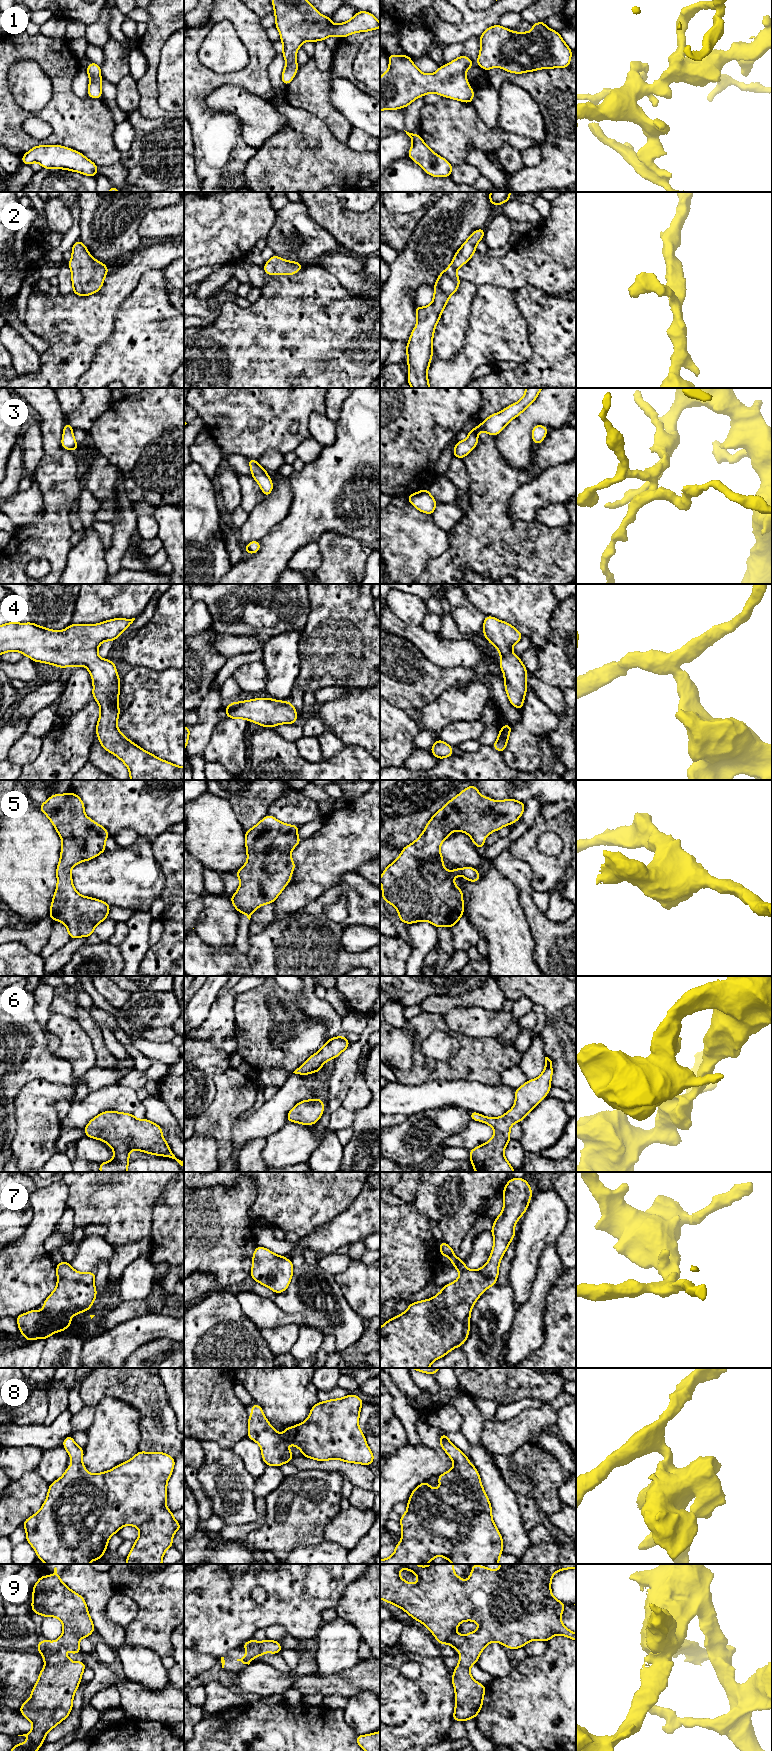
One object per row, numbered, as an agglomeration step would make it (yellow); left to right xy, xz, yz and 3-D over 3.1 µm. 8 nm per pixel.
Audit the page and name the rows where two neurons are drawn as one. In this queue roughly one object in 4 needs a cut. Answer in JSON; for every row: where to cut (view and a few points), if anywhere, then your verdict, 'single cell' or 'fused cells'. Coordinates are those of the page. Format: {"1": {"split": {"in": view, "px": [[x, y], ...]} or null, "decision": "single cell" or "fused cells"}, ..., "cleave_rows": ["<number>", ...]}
{"1": {"split": null, "decision": "single cell"}, "2": {"split": null, "decision": "single cell"}, "3": {"split": null, "decision": "single cell"}, "4": {"split": null, "decision": "single cell"}, "5": {"split": null, "decision": "single cell"}, "6": {"split": null, "decision": "single cell"}, "7": {"split": null, "decision": "single cell"}, "8": {"split": null, "decision": "single cell"}, "9": {"split": null, "decision": "single cell"}, "cleave_rows": []}

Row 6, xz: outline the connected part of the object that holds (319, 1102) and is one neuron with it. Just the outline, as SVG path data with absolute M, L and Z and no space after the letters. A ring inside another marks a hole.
M320 1098L300 1101L287 1113L287 1121L313 1125L319 1121L324 1108L324 1102Z

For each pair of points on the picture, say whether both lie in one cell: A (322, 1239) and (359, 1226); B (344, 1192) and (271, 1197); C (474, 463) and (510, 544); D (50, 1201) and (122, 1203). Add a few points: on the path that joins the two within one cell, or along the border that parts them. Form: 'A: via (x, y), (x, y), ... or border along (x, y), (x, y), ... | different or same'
A: via (331, 1236), (350, 1226) | same
B: via (326, 1192), (293, 1192), (289, 1194) | same
C: via (490, 483), (492, 524) | same
D: border along (64, 1182), (67, 1187), (67, 1208) | different

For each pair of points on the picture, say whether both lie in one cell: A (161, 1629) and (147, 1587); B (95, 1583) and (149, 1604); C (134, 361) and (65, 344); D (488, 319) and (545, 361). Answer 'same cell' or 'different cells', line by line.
A: same cell
B: different cells
C: different cells
D: different cells

